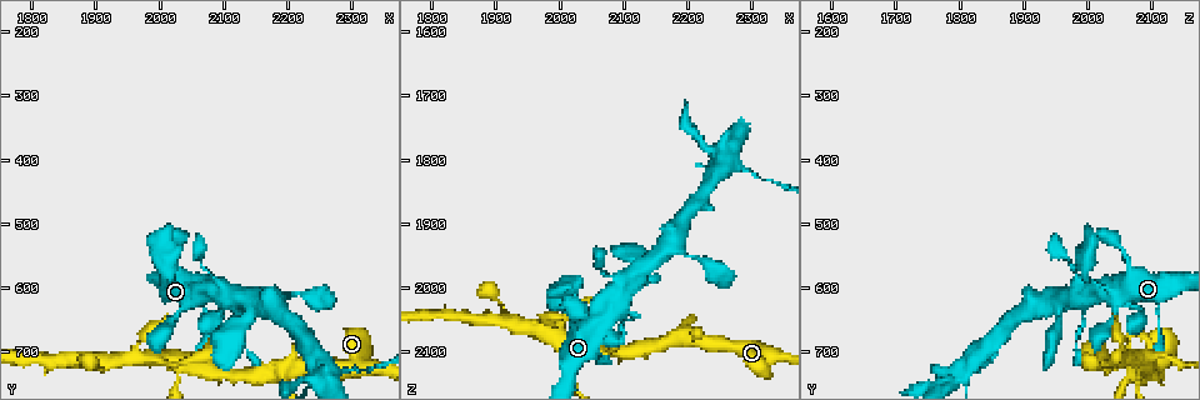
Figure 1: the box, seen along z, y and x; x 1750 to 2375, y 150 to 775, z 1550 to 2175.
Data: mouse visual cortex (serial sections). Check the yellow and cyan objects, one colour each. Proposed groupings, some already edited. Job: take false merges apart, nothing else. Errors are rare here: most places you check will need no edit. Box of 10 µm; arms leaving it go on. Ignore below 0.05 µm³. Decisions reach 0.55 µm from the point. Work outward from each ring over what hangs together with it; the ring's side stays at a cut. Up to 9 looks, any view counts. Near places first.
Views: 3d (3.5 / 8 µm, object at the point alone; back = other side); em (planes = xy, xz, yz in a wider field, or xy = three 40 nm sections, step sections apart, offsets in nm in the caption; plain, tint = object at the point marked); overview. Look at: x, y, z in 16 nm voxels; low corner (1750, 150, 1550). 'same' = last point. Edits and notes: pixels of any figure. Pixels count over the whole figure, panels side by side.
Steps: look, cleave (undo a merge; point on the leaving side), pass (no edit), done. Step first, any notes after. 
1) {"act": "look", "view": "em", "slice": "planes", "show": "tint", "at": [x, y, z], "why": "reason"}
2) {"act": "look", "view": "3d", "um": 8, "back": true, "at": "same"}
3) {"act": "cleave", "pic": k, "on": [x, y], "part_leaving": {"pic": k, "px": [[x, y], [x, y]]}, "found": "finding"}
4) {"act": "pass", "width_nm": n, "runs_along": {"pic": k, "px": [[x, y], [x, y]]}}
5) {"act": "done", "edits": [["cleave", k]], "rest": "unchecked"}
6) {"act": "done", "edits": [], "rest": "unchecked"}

{"act": "look", "view": "3d", "um": 8, "at": [2205, 725, 2085], "why": "two arms in line, one across"}

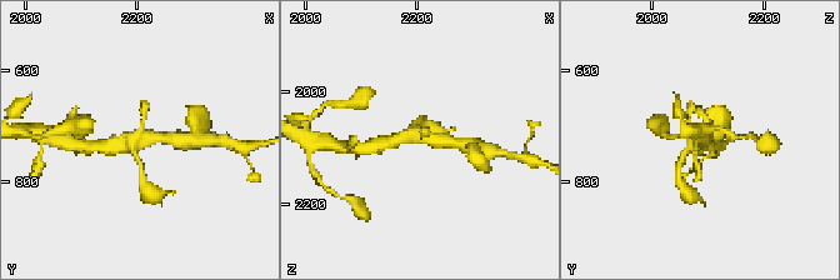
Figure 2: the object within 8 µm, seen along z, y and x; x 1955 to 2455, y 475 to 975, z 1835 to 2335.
{"act": "look", "view": "3d", "um": 3.5, "at": "same", "why": "zoom in"}

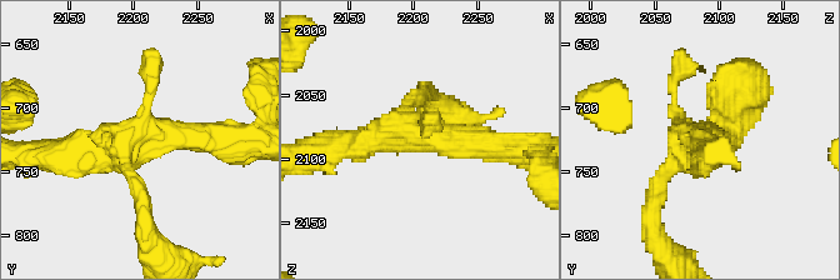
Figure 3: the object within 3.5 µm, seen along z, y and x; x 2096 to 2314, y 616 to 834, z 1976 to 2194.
{"act": "look", "view": "em", "slice": "xy", "step": 1, "show": "tint", "at": [2202, 726, 2080], "why": "need the tissue"}

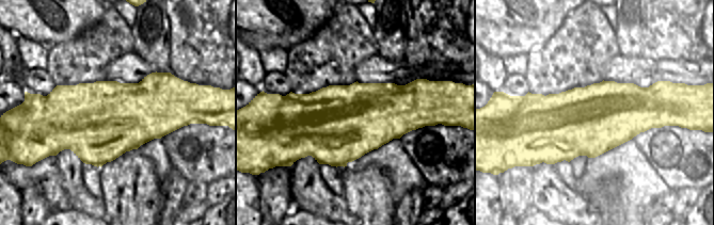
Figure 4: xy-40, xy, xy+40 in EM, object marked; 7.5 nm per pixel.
{"act": "pass", "runs_along": {"pic": 3, "px": [[224, 139], [174, 135], [58, 154]]}, "found": "one cell here"}

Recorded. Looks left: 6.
{"act": "look", "view": "em", "slice": "planes", "show": "tint", "at": [1995, 715, 2080], "why": "four or more arms meet"}

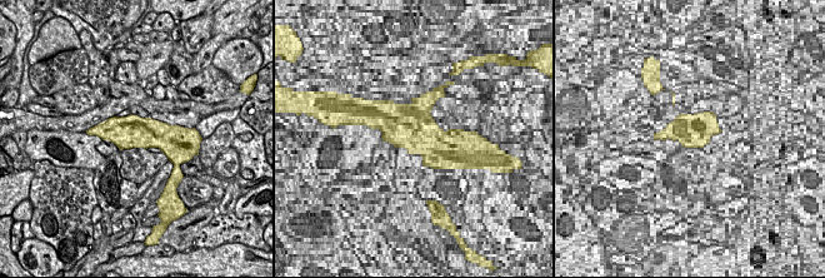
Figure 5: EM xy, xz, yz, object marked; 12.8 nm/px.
{"act": "look", "view": "3d", "um": 3.5, "back": true, "at": "same", "why": "see where the arms go"}

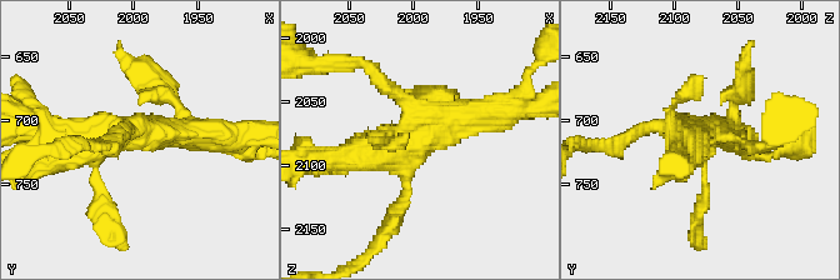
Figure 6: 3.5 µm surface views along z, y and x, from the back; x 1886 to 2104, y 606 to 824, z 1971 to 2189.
{"act": "pass", "width_nm": 420, "runs_along": {"pic": 6, "px": [[348, 158], [505, 113]]}, "found": "all the same cell"}

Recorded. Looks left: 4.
{"act": "look", "view": "3d", "um": 3.5, "back": true, "at": [2100, 630, 2080], "why": "thin neck"}

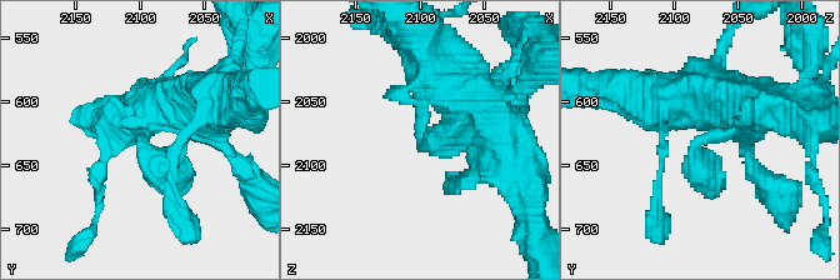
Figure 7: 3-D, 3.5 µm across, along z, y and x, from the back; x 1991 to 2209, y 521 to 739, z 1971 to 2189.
{"act": "look", "view": "em", "slice": "xy", "step": 2, "show": "tint", "at": [2098, 628, 2078], "why": "need the tissue"}

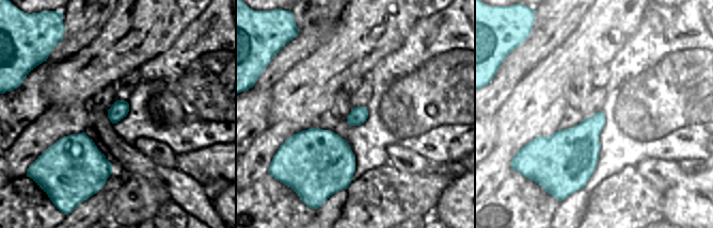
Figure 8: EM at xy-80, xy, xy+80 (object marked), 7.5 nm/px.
{"act": "pass", "runs_along": {"pic": 7, "px": [[749, 106], [695, 145], [718, 180]]}, "found": "continuous, no second cell"}

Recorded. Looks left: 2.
{"act": "look", "view": "3d", "um": 3.5, "at": [2255, 735, 1795], "why": "four or more arms meet"}

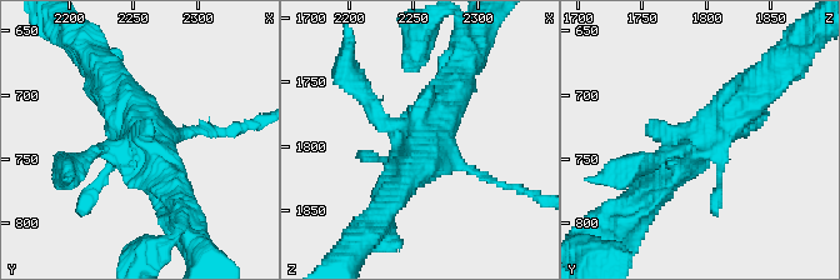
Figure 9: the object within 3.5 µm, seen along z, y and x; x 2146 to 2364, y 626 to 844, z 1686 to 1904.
{"act": "look", "view": "em", "slice": "xy", "step": 5, "show": "tint", "at": [2260, 736, 1794]}

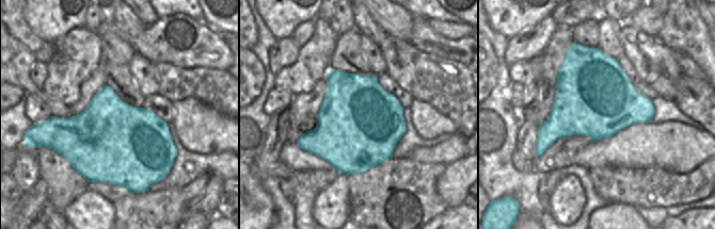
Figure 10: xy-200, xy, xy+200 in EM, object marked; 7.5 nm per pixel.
{"act": "pass", "found": "all the same cell"}

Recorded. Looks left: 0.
{"act": "done", "edits": [], "rest": "unchecked"}

